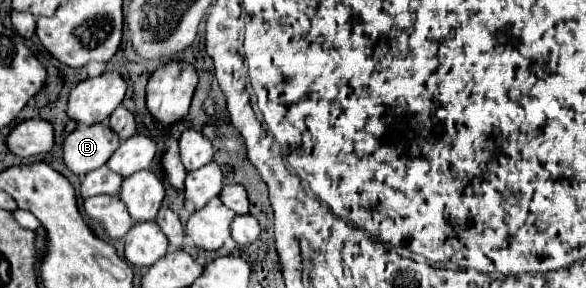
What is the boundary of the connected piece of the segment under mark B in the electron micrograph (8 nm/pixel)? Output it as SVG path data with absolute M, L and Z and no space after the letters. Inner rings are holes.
M107 124L77 126L63 140L63 164L81 178L103 166L117 148L119 138Z

